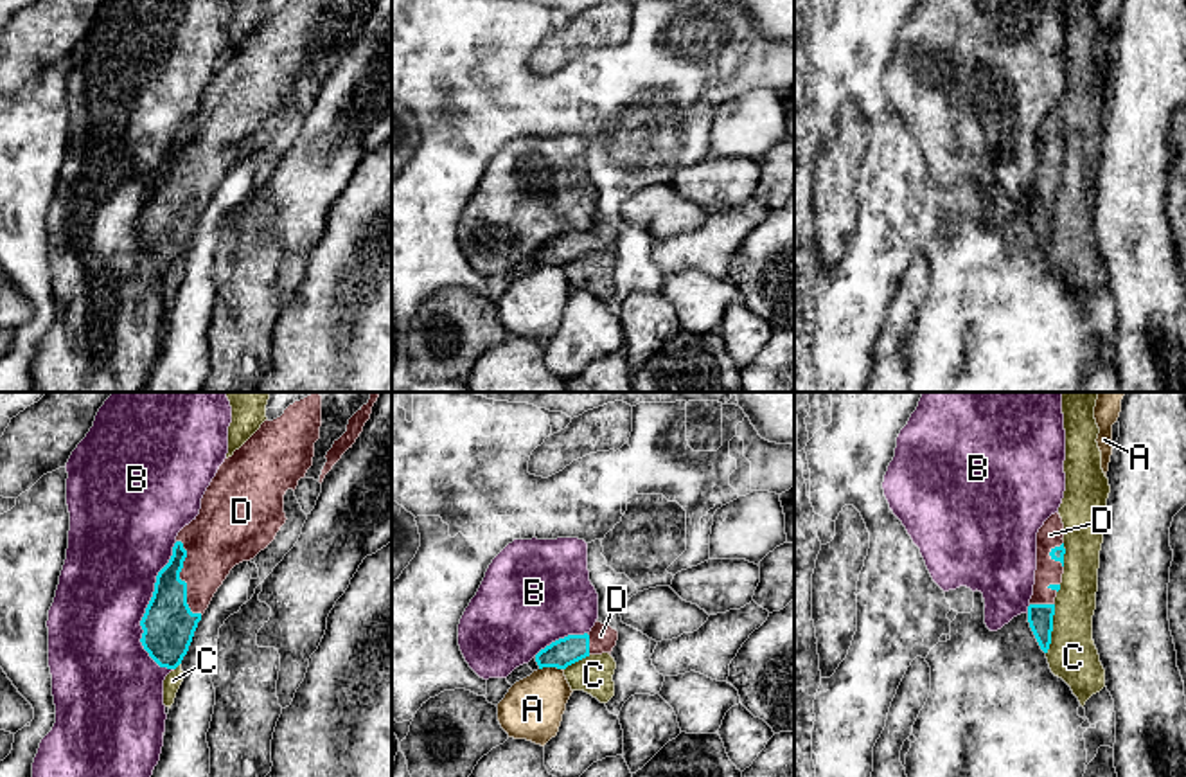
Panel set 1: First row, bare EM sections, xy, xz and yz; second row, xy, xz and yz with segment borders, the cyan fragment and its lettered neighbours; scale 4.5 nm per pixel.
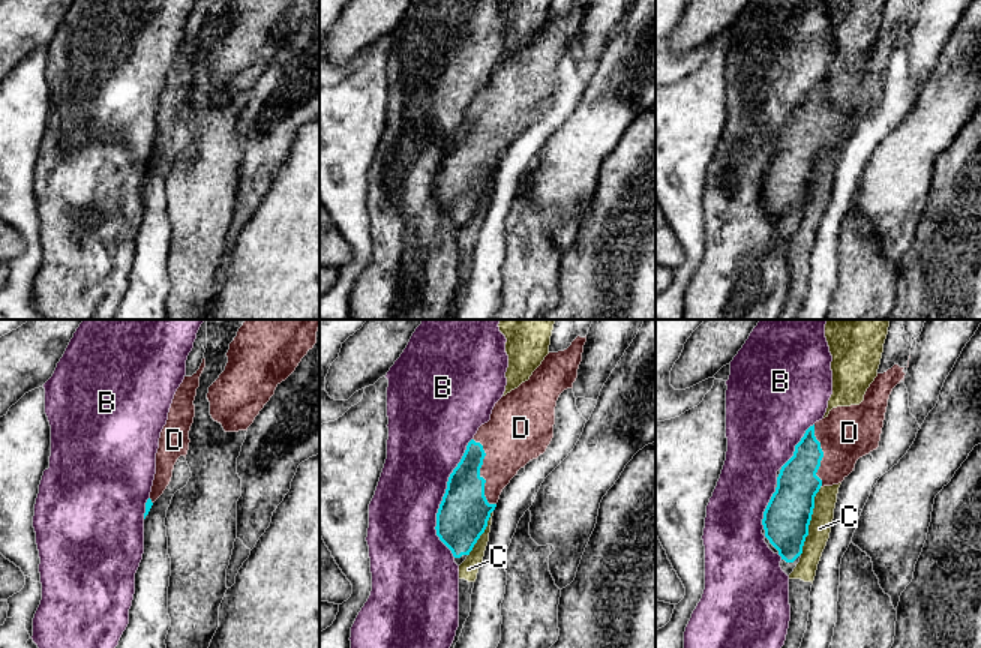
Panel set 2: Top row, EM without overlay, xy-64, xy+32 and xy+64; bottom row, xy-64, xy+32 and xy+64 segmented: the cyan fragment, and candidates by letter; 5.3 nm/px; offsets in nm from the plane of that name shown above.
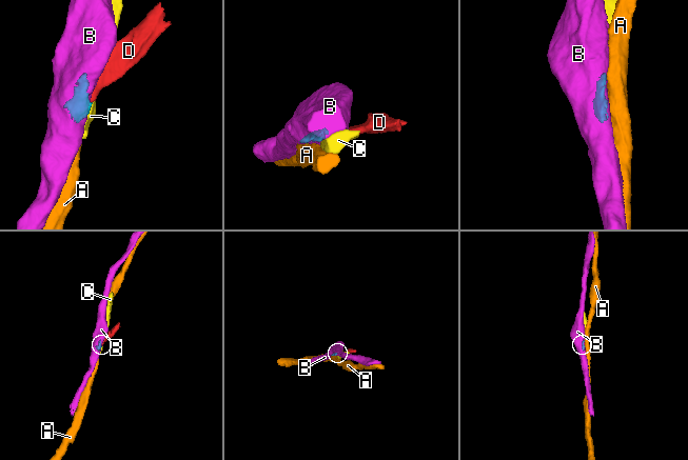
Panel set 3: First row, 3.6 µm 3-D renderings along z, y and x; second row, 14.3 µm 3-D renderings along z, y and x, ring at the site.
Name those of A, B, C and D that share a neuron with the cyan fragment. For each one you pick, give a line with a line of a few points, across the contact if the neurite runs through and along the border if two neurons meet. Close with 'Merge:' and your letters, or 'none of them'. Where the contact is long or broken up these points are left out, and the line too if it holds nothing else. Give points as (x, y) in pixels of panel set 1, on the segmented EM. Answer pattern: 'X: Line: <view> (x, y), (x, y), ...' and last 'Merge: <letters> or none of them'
D: Line: xy (169, 625), (180, 598), (180, 580), (218, 540)
Merge: D

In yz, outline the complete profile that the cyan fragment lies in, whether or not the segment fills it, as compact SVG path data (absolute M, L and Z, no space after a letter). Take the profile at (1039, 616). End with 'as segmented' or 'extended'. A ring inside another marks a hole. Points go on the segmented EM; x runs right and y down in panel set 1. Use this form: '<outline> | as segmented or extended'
M1058 513L1051 514L1037 532L1037 570L1033 595L1028 606L1030 628L1044 653L1053 631L1055 597L1064 574L1064 523Z | extended

